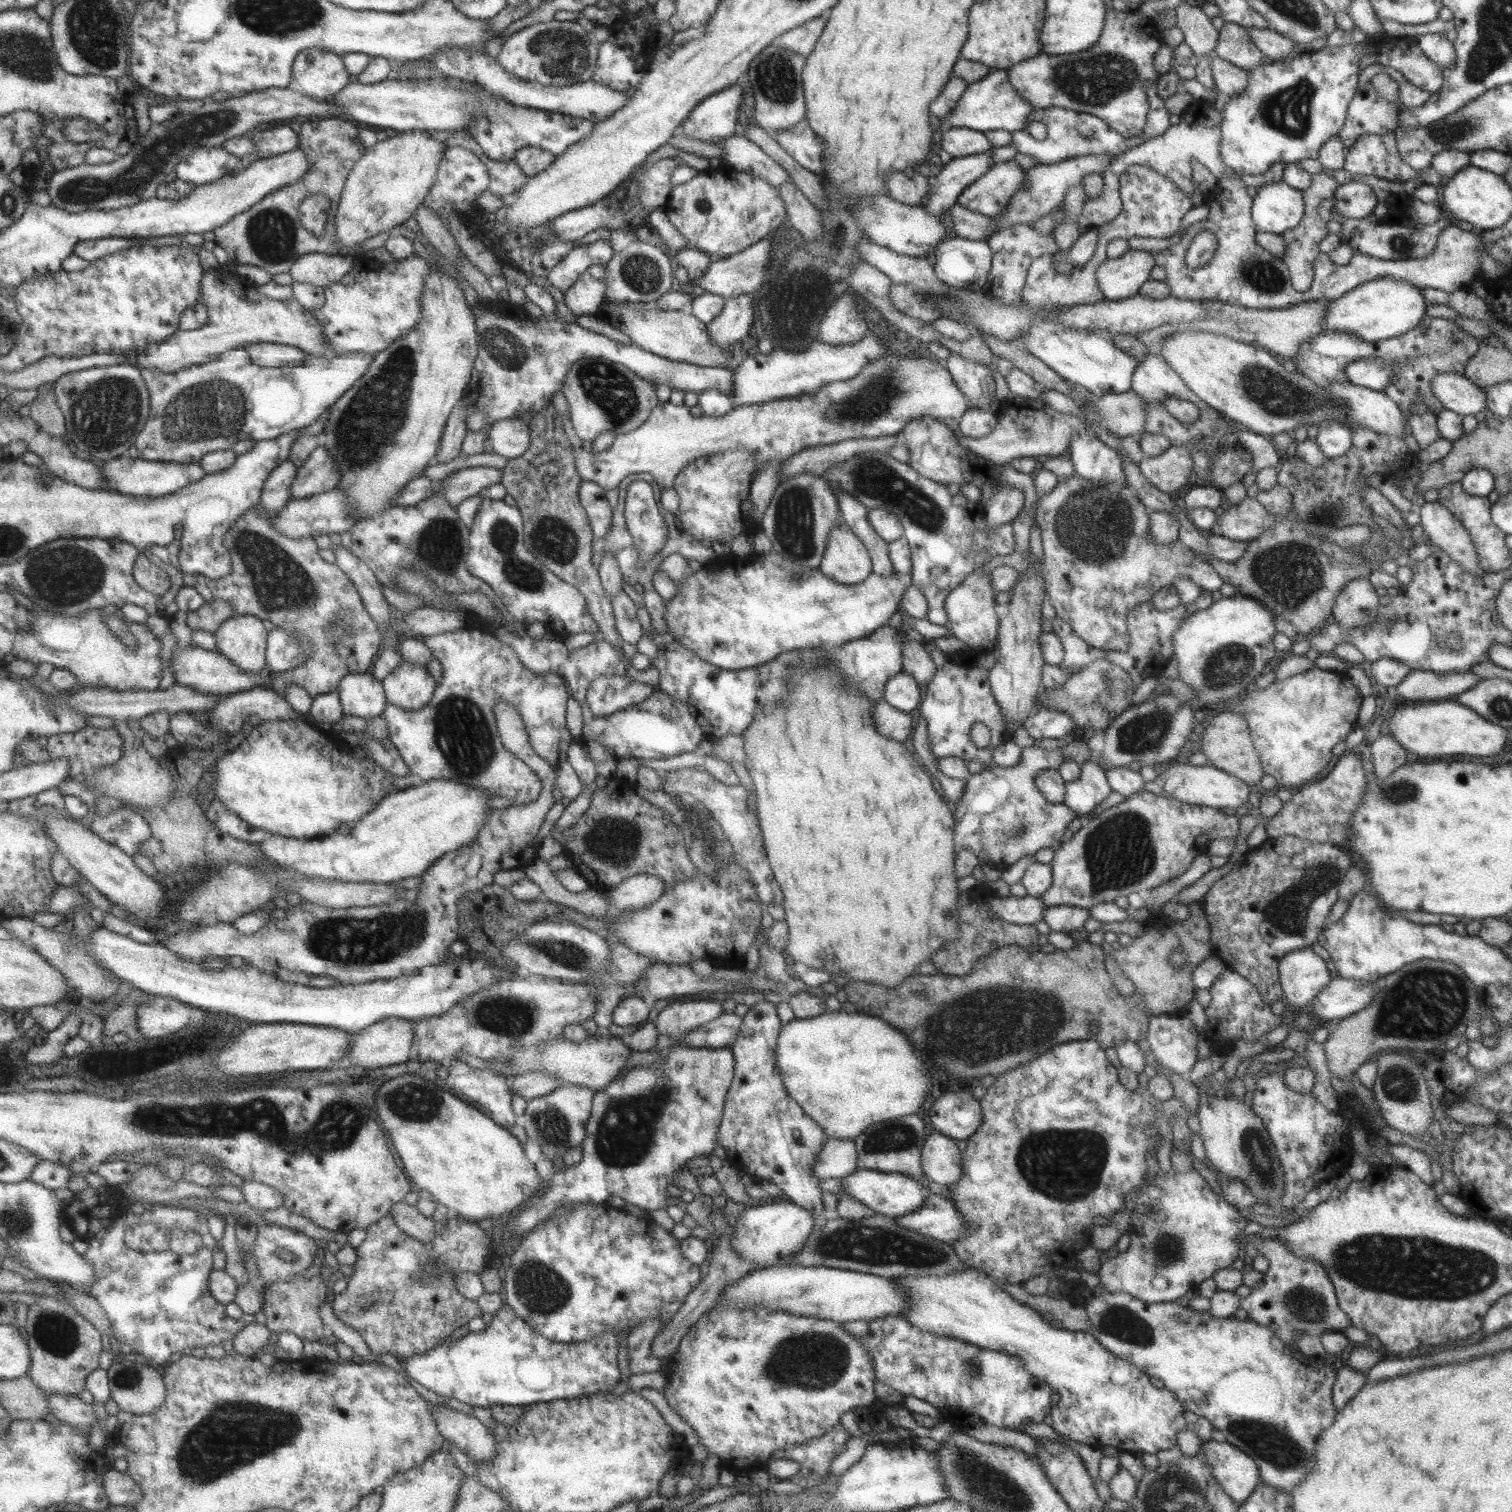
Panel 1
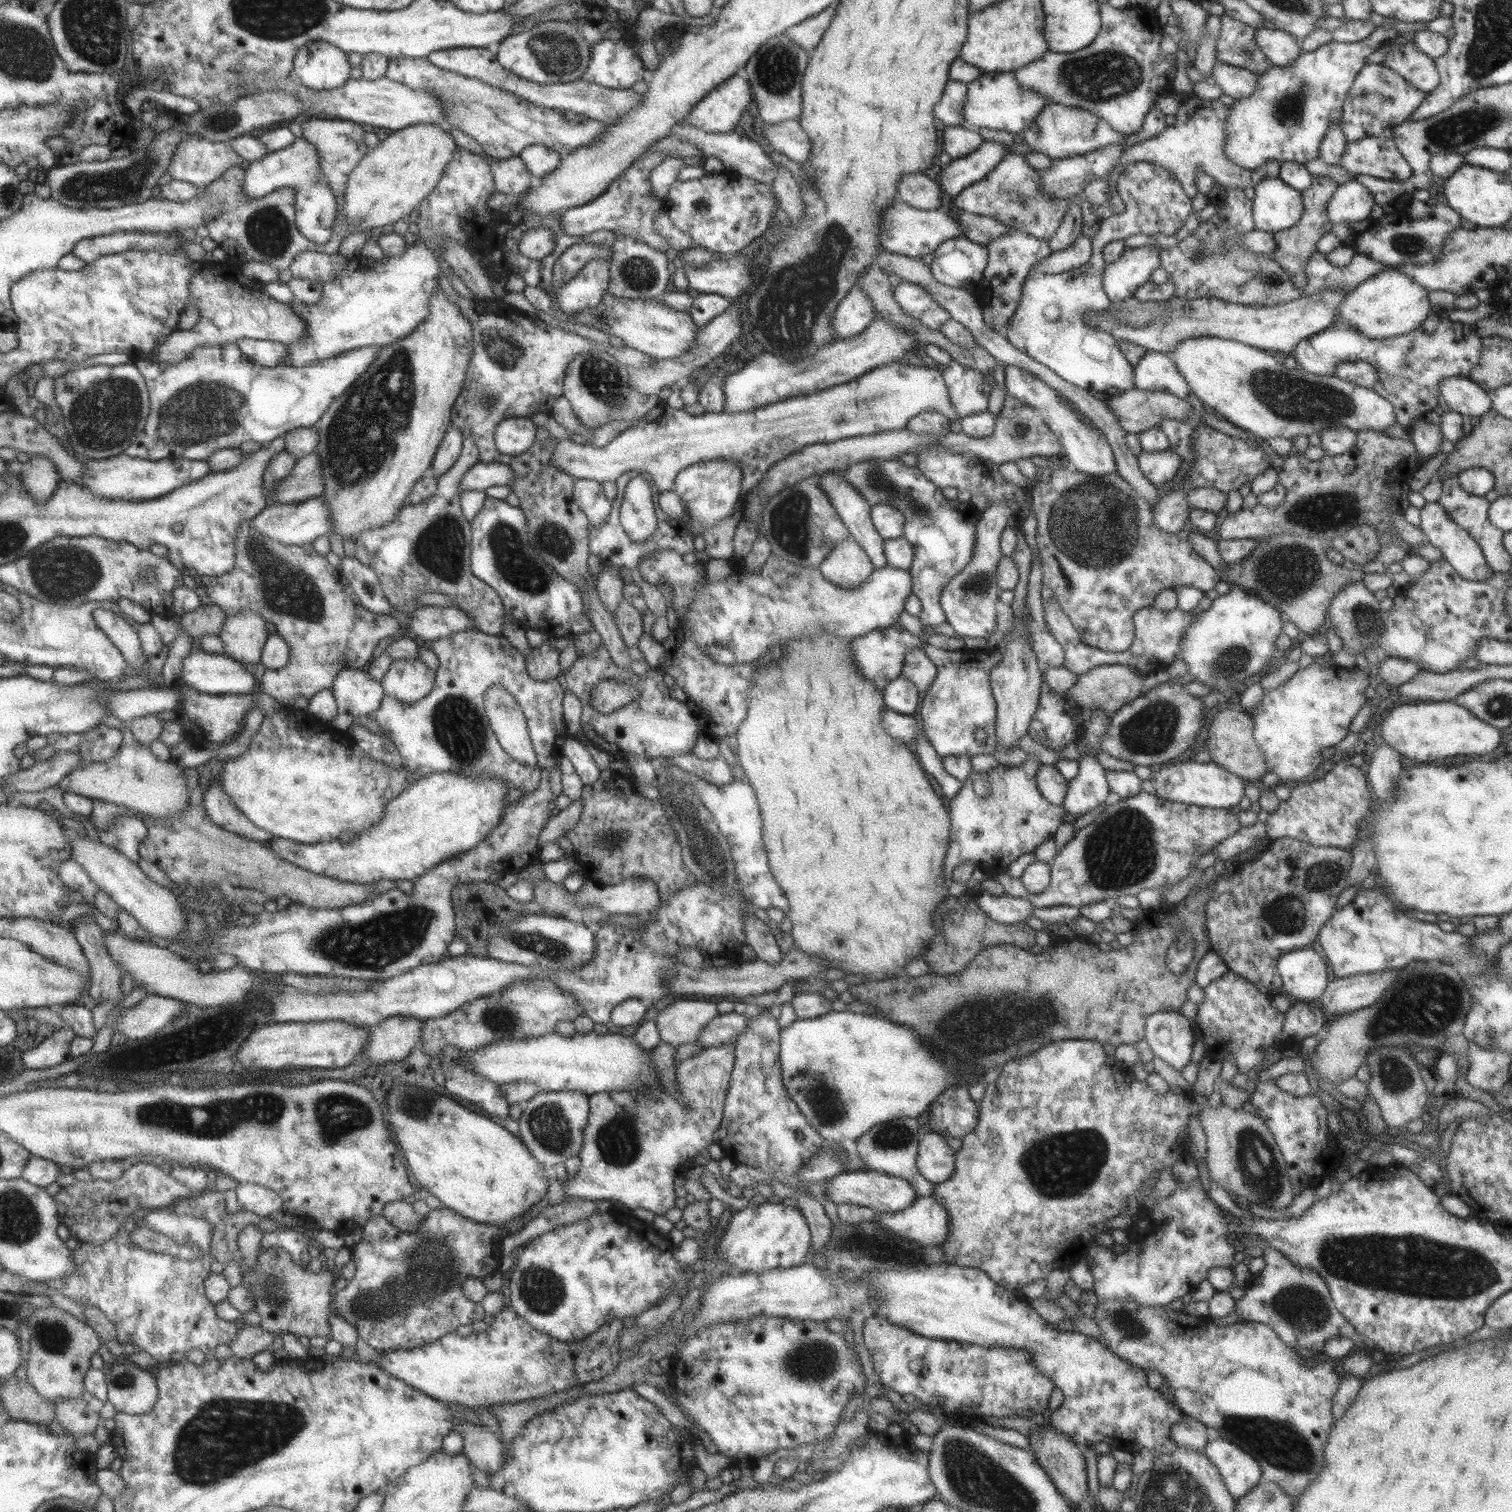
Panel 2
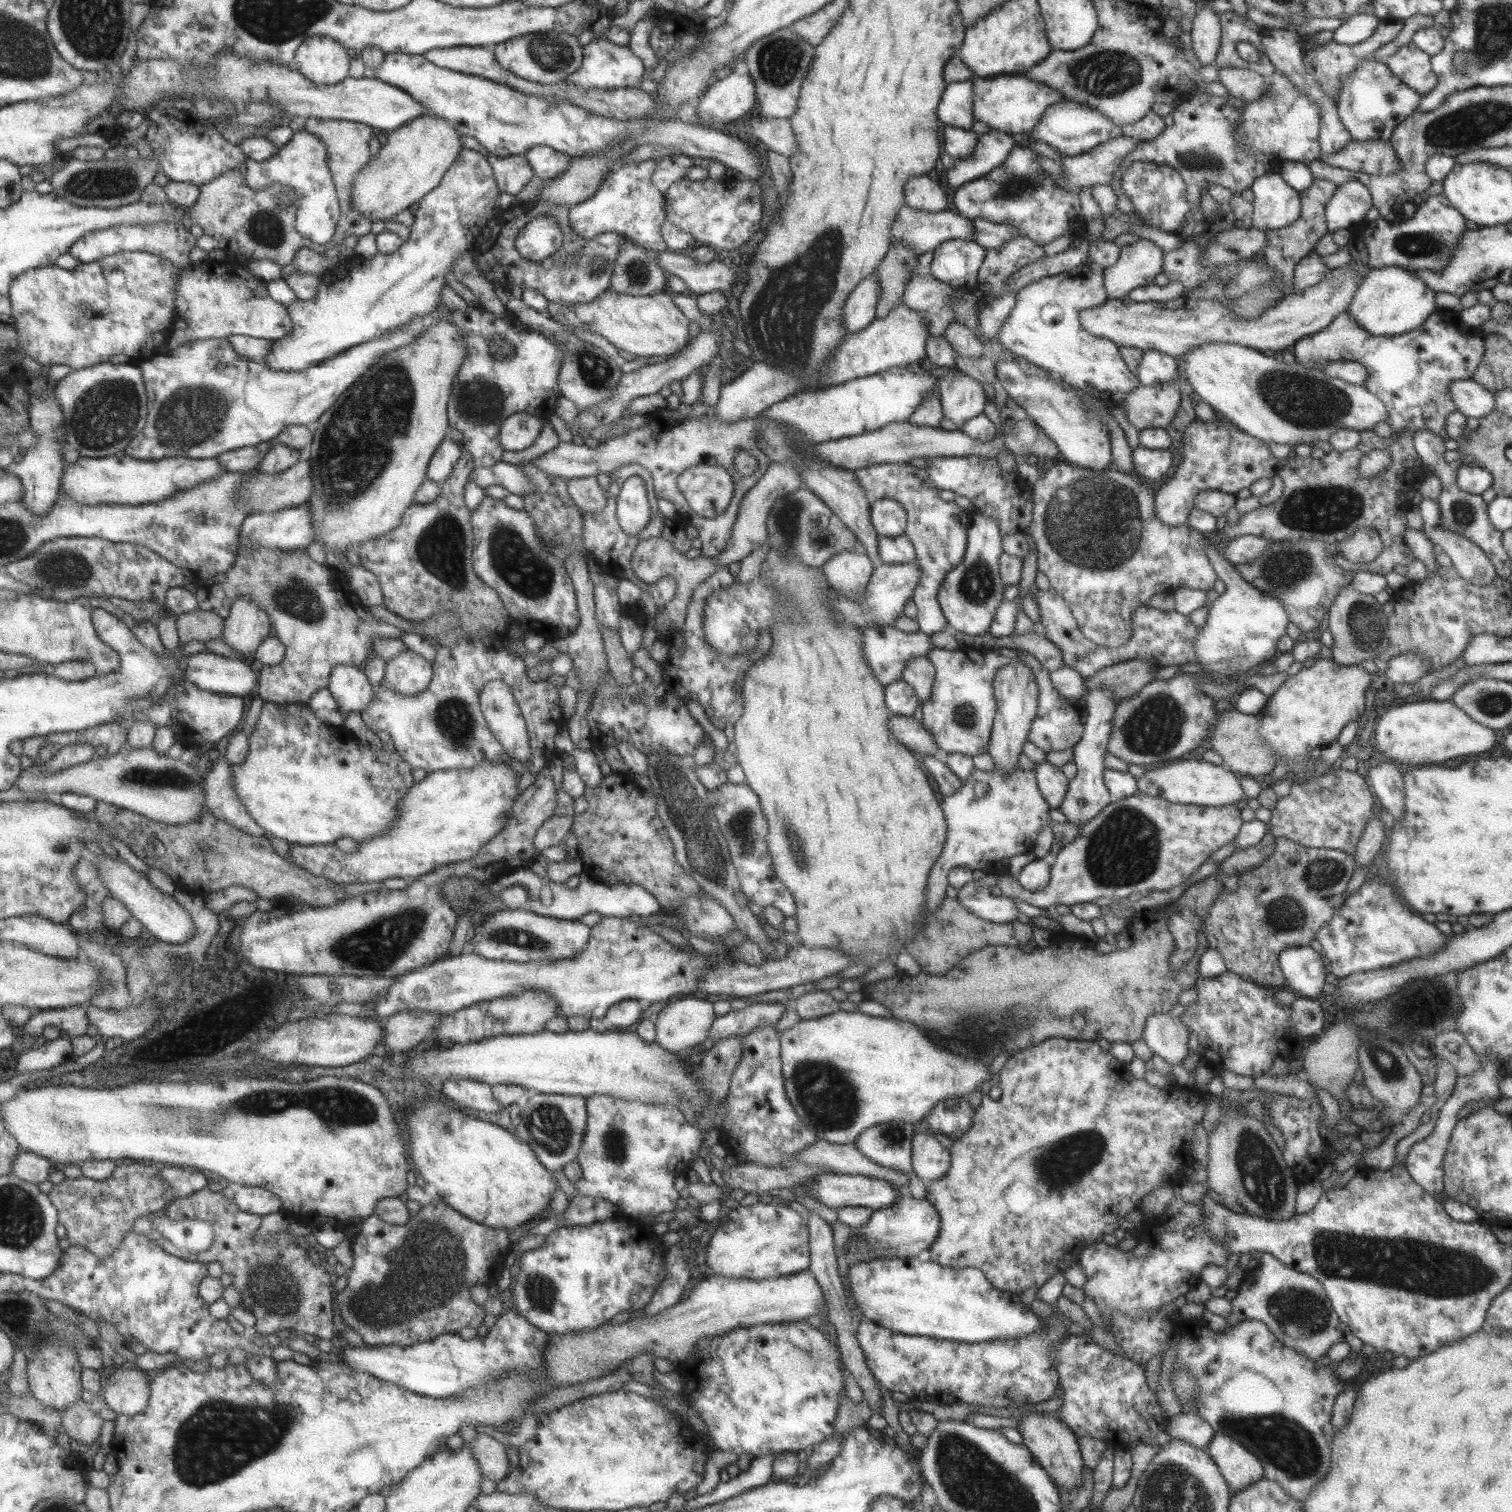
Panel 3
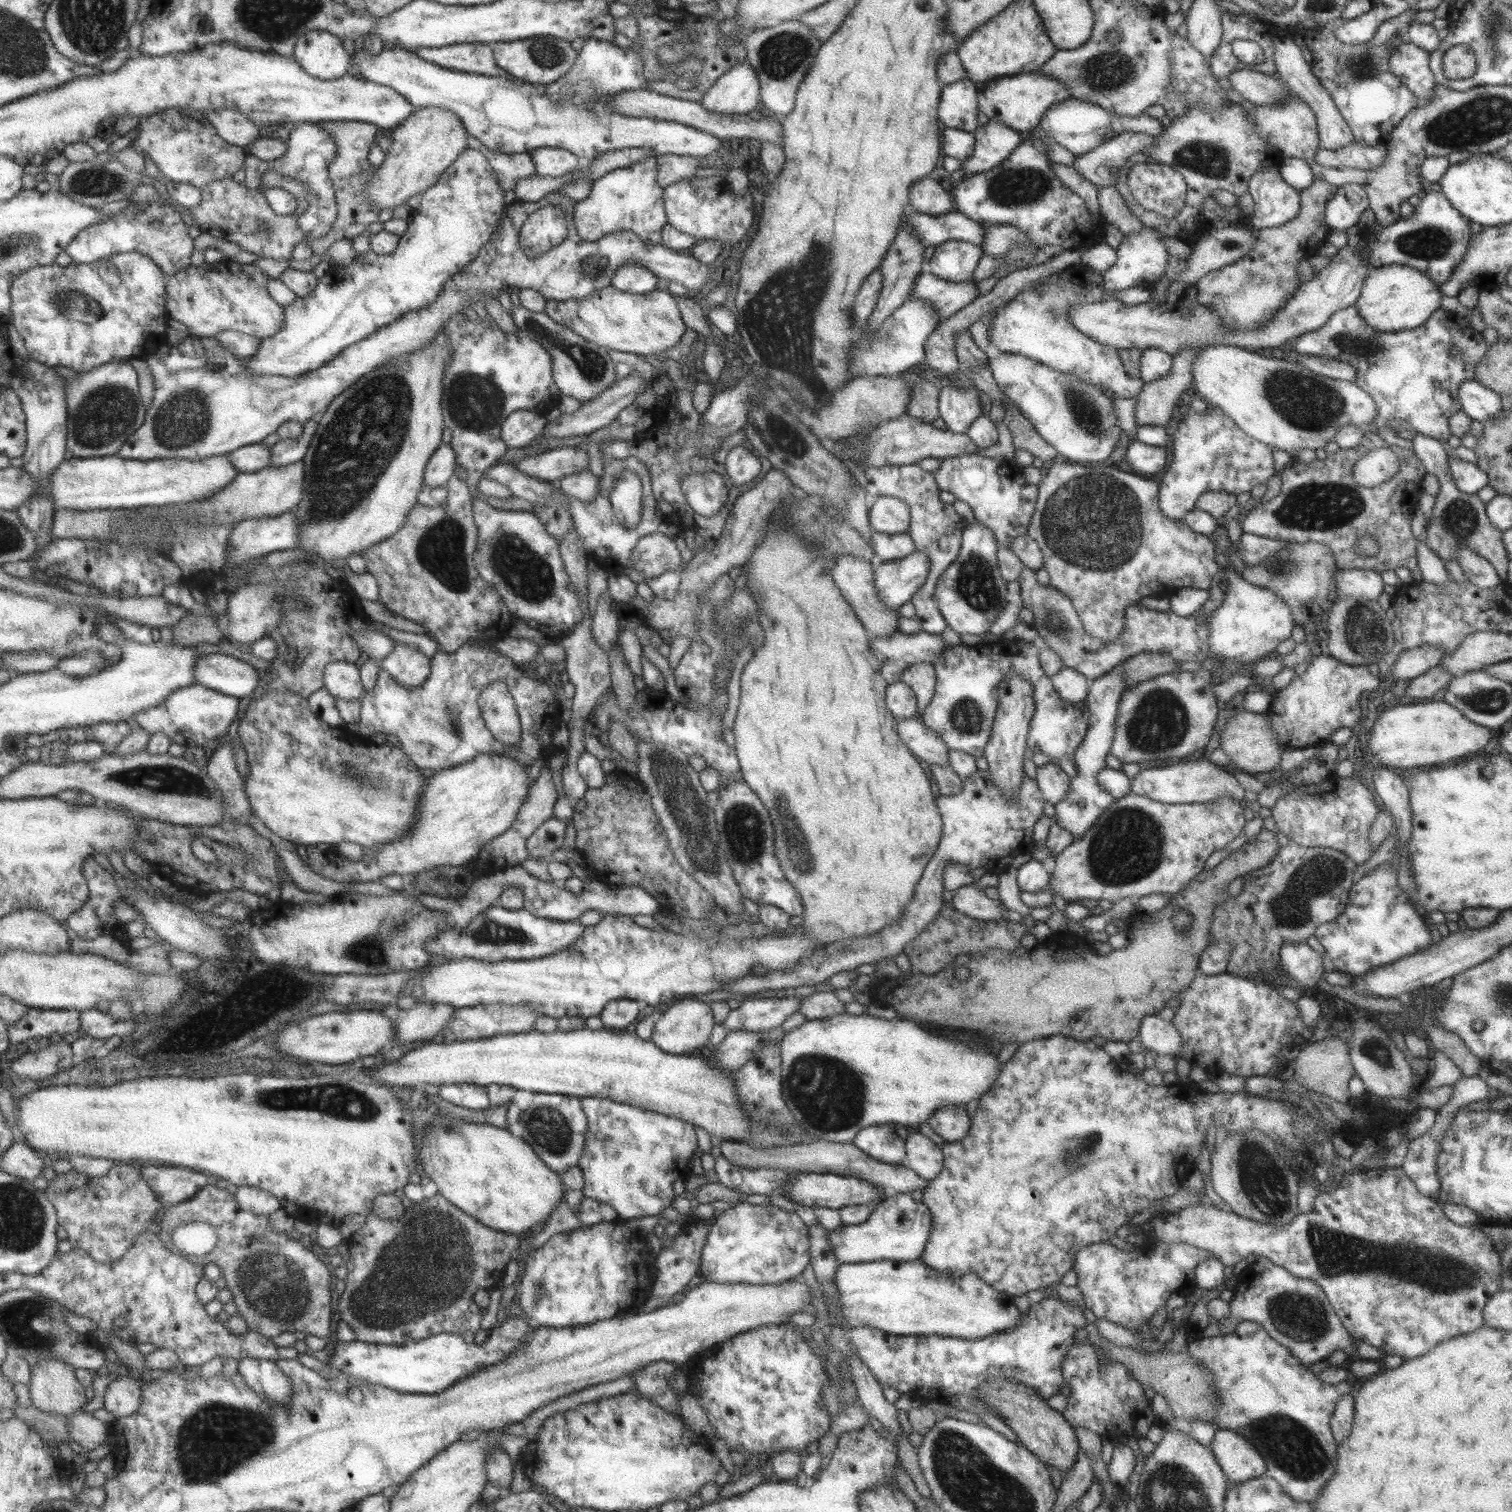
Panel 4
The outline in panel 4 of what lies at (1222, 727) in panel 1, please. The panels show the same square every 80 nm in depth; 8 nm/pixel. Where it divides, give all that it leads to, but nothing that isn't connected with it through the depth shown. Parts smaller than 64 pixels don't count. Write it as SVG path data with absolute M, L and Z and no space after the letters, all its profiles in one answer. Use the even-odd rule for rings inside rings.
M1236 707L1230 713L1223 730L1220 731L1218 746L1228 756L1229 762L1235 766L1236 770L1255 774L1279 768L1279 760L1284 749L1276 734L1271 730L1270 717L1268 712L1247 712Z

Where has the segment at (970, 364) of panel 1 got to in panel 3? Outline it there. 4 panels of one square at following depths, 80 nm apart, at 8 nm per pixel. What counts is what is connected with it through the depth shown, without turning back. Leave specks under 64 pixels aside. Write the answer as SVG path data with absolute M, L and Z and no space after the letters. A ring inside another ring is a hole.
M956 368L952 376L938 380L937 391L943 417L957 426L957 431L961 431L965 421L983 413L986 405L983 386Z

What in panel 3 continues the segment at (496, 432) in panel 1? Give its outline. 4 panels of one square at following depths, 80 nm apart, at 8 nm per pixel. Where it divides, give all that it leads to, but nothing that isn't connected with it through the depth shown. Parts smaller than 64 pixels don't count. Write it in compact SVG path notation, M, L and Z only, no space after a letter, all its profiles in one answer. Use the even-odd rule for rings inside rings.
M526 413L511 414L497 434L501 448L514 452L531 446L543 427L543 419Z

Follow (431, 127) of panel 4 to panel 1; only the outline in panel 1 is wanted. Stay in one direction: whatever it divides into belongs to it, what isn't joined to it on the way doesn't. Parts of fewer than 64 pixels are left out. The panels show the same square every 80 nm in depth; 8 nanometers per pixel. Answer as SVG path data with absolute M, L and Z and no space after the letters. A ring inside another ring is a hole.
M413 129L387 137L368 148L353 167L341 196L336 220L338 243L342 246L339 254L346 252L345 246L355 246L386 230L394 233L395 226L411 218L431 192L446 147L432 137L431 131Z

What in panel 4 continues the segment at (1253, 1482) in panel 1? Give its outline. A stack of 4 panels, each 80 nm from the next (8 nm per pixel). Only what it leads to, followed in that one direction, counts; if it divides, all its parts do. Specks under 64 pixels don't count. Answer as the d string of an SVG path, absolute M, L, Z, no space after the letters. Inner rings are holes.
M1216 1429L1209 1447L1231 1484L1247 1482L1266 1472L1262 1454L1238 1432Z

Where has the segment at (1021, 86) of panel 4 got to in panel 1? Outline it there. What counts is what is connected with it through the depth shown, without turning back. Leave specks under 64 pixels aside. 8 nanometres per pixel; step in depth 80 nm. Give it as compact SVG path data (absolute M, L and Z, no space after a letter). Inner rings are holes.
M991 69L983 78L968 83L952 113L941 118L941 129L970 128L971 130L1006 130L1015 132L1026 126L1032 106L1018 94L1009 82L1006 69Z

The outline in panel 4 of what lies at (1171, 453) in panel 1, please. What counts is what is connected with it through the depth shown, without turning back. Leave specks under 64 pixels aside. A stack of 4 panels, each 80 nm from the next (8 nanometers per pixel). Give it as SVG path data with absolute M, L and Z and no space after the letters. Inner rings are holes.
M1135 438L1127 444L1125 450L1125 463L1127 463L1136 474L1151 477L1159 474L1167 462L1167 452L1164 448L1149 446Z

